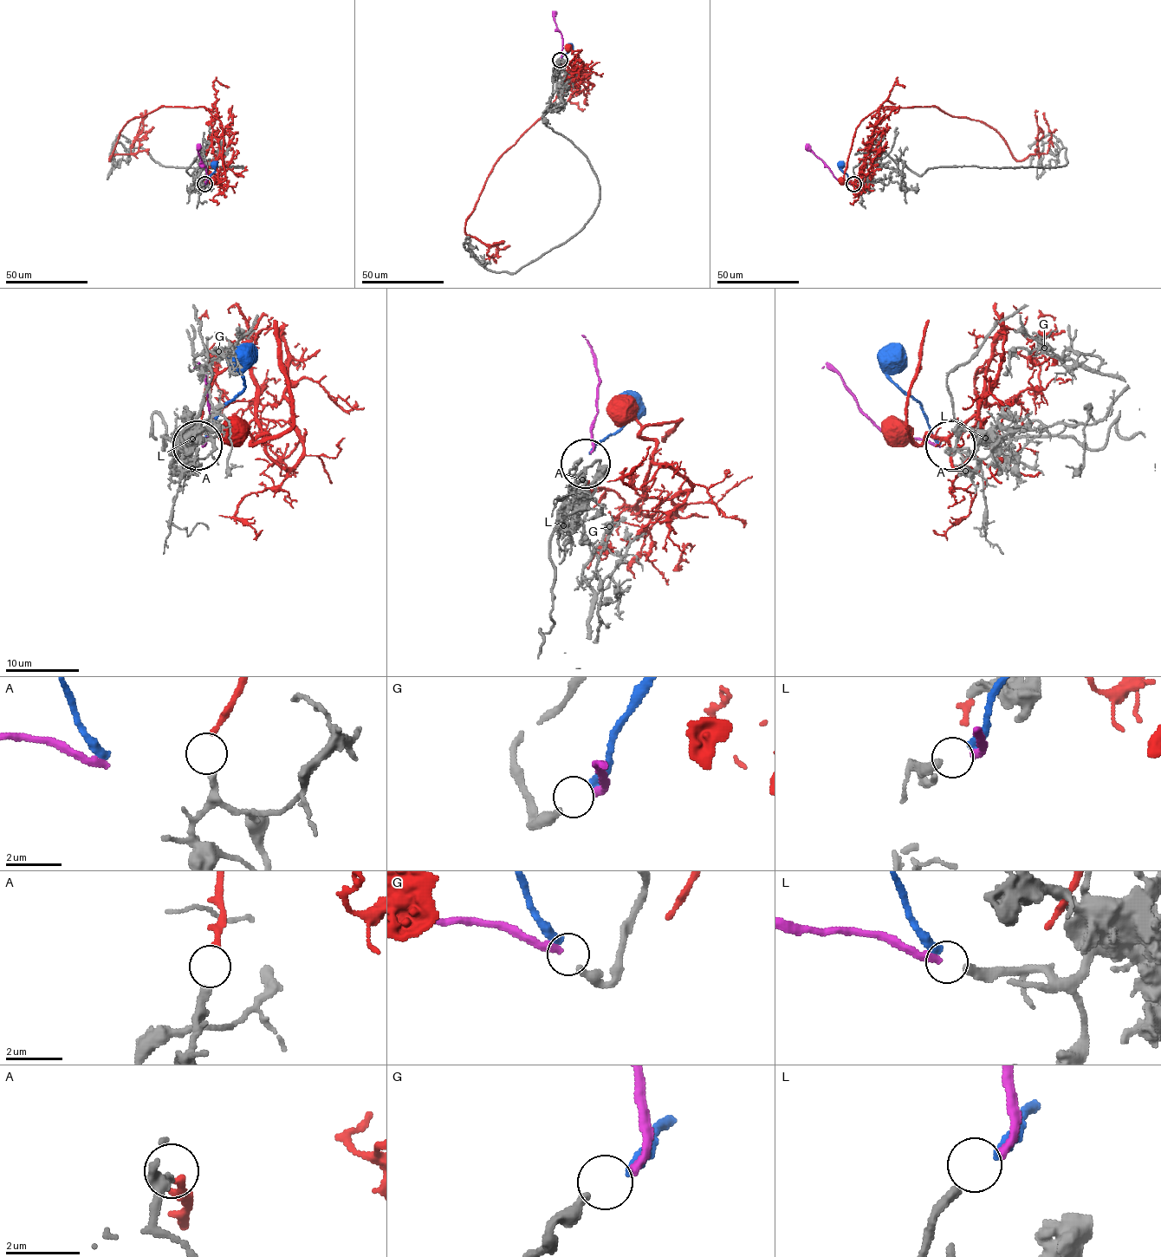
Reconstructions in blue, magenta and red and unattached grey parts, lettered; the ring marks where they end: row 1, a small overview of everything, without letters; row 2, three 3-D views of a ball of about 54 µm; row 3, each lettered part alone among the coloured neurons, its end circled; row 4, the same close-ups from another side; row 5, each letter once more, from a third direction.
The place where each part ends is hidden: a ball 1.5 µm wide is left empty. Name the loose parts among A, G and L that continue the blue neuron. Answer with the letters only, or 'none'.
G

